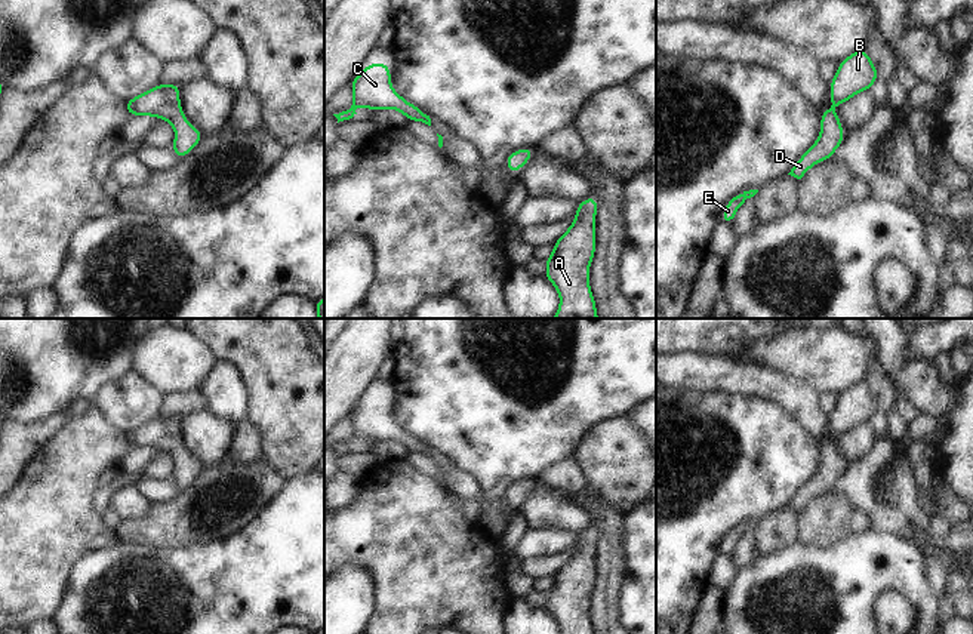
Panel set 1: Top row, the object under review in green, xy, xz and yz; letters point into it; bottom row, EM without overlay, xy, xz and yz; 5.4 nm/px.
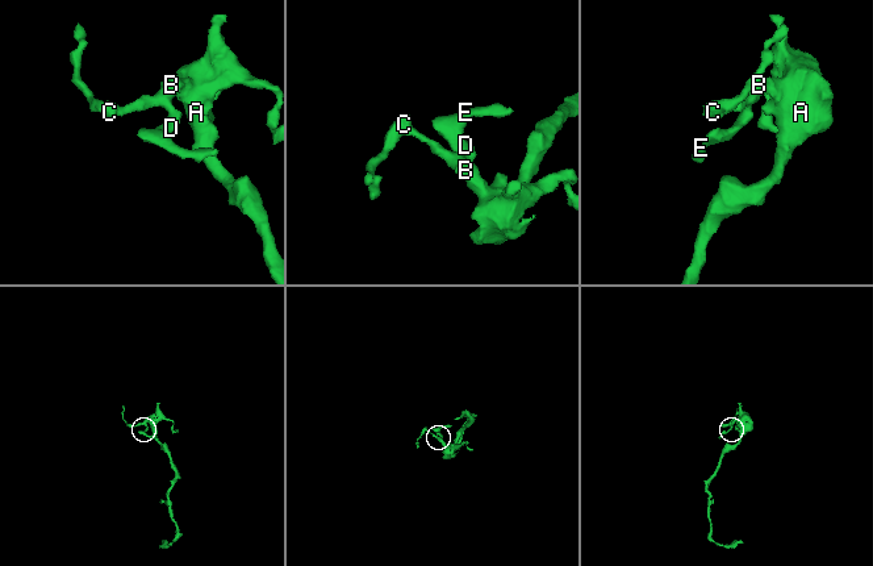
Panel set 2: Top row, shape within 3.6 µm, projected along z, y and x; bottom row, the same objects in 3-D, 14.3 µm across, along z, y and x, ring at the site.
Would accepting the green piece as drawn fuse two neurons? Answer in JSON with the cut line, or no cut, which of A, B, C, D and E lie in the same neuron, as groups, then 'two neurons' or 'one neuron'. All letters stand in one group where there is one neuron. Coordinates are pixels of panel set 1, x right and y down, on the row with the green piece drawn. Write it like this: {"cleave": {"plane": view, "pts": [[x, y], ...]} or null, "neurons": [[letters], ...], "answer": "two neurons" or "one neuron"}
{"cleave": null, "neurons": [["A", "B", "C", "D", "E"]], "answer": "one neuron"}

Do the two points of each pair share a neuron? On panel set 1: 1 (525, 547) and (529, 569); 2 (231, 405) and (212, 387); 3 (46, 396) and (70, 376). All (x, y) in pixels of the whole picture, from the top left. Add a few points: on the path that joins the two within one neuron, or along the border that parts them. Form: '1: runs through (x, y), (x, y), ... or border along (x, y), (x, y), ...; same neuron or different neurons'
1: border along (562, 551), (553, 556), (530, 556), (520, 560); different neurons
2: runs through (227, 400), (216, 390); same neuron
3: runs through (52, 390), (64, 378); same neuron

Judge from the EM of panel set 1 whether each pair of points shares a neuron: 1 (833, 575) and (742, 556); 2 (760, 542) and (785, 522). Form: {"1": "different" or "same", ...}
{"1": "different", "2": "same"}

